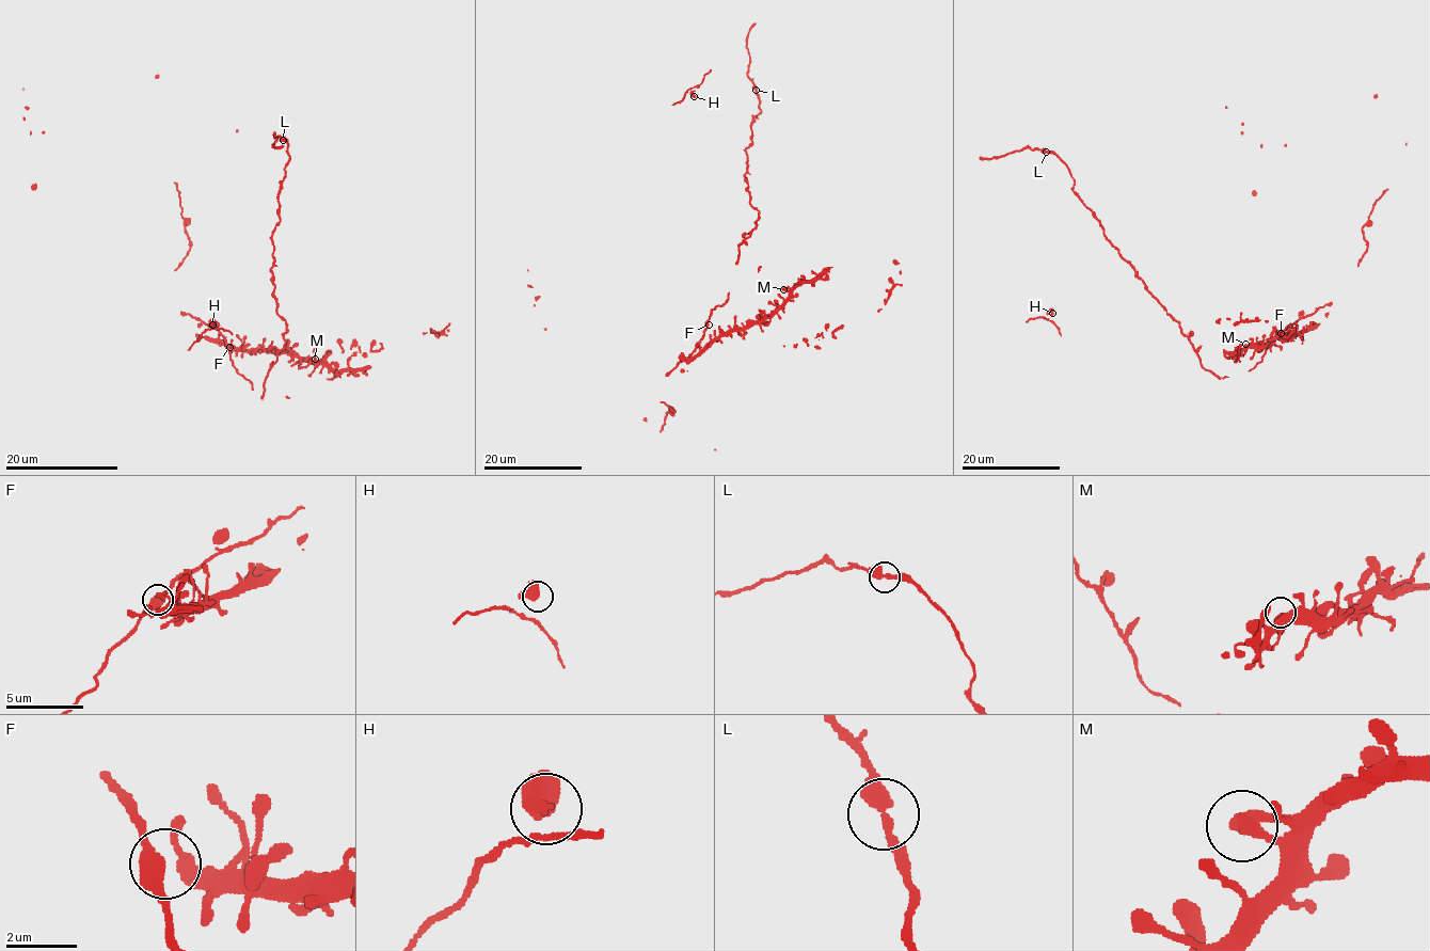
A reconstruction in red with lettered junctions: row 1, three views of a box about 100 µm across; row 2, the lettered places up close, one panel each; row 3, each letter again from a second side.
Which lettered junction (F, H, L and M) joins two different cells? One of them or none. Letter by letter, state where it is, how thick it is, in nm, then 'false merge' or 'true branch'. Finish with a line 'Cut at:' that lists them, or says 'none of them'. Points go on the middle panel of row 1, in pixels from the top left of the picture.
F: place (709, 325); calibre 480 nm; true branch
H: place (694, 96); calibre 440 nm; true branch
L: place (756, 90); calibre 400 nm; true branch
M: place (783, 289); calibre 320 nm; true branch
Cut at: none of them

